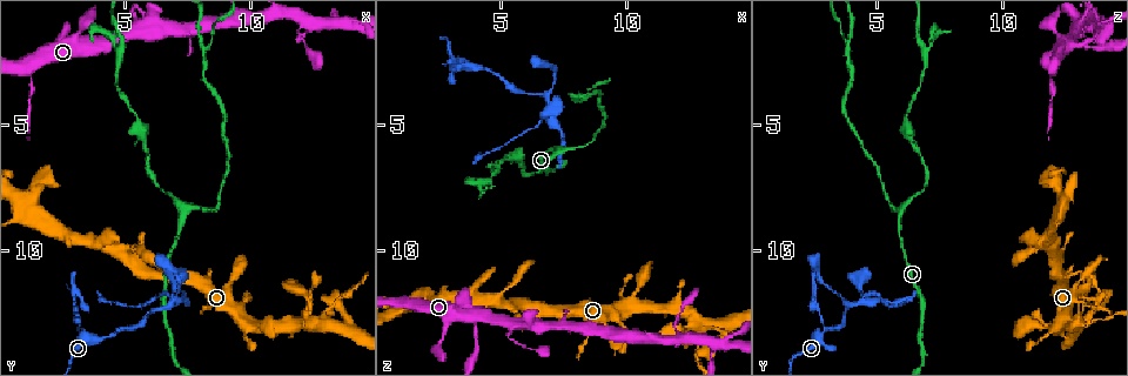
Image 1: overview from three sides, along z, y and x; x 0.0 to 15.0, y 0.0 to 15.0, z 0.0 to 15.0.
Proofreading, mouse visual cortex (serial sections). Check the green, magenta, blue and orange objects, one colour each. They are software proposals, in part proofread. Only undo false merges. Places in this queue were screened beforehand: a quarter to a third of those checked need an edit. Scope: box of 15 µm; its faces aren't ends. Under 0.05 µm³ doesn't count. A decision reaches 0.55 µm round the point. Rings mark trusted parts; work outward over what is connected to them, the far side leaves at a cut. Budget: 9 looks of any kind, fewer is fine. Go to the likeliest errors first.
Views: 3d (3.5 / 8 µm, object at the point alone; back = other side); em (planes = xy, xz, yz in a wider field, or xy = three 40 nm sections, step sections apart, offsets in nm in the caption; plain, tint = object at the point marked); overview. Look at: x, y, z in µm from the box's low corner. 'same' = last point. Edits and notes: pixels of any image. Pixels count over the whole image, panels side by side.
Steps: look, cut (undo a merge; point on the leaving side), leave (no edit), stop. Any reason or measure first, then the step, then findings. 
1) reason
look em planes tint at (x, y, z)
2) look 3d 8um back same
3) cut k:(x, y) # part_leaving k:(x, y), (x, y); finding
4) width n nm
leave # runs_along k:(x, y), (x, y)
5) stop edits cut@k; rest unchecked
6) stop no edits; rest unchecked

small branch off a trunk
look 3d 3.5um at (6.8, 11.8, 4.3)

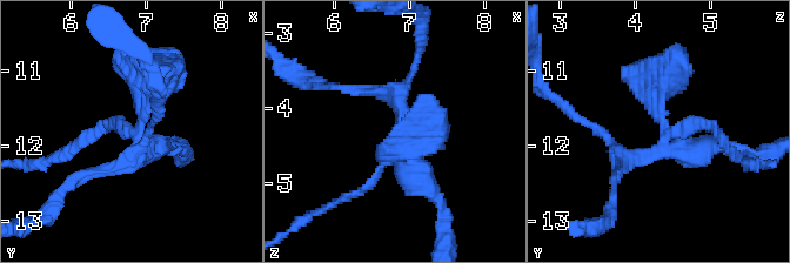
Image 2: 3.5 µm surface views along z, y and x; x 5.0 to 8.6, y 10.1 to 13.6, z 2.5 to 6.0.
look em xy step 2 tint at (6.90, 11.85, 4.40)

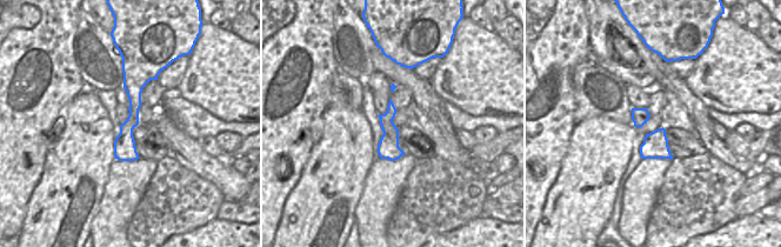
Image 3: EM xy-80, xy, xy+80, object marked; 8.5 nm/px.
width 180 nm
cut 2:(648, 101) # part_leaving 2:(664, 137), (658, 87), (673, 51); a second cell is stuck on

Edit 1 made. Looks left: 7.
look overview

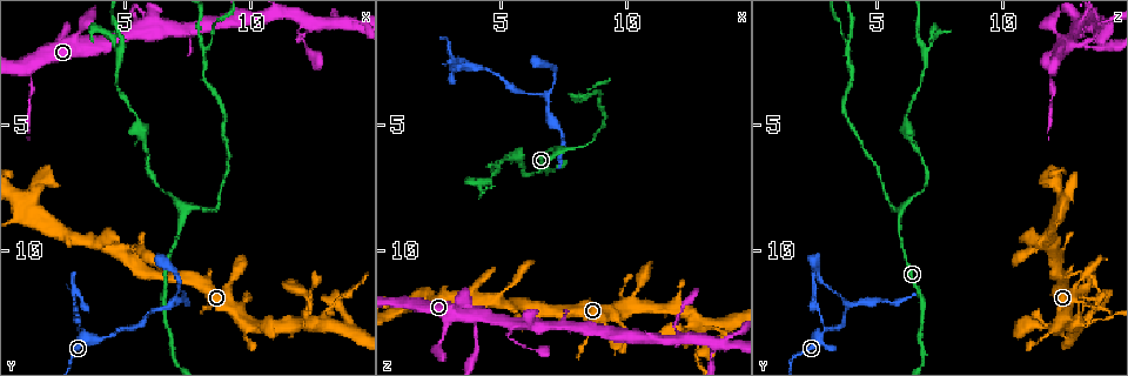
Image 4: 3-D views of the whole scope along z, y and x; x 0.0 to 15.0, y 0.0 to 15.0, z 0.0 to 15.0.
thin neck
look 3d 8um at (3.0, 12.3, 2.7)

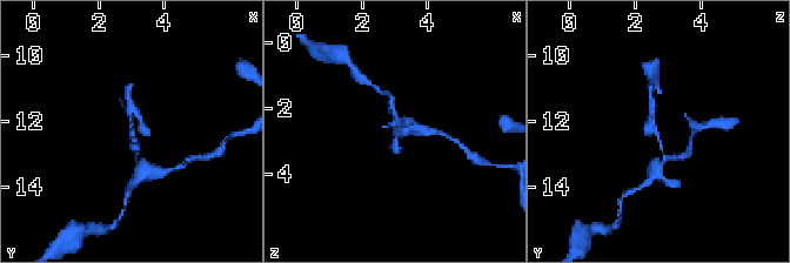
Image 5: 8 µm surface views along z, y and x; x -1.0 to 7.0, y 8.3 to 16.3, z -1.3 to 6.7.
closer look
look 3d 3.5um at (3.1, 12.3, 2.7)

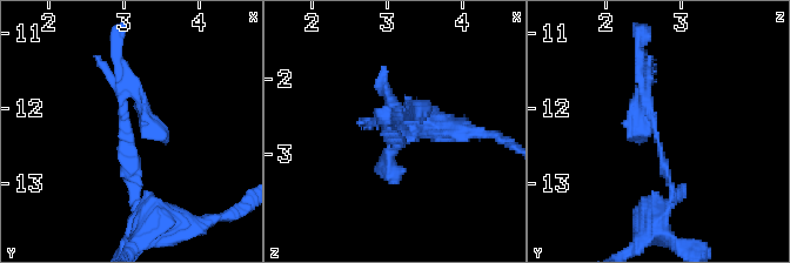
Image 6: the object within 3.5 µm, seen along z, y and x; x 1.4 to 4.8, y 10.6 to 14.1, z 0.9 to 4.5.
cut 6:(631, 129) # part_leaving 6:(131, 96), (141, 100), (163, 142); a second cell is stuck on

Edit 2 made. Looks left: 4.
redraw
look overview

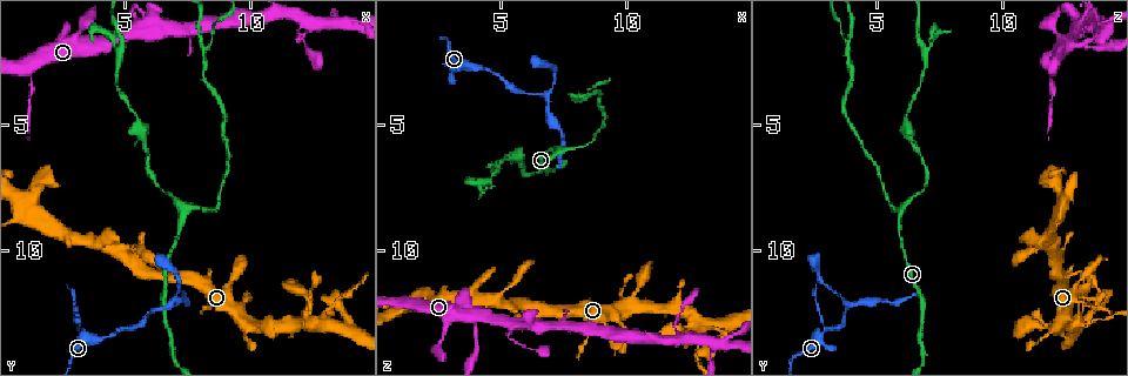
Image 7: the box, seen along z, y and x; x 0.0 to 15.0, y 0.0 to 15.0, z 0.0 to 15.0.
thin arm on a thick one
look 3d 8um back at (12.8, 12.9, 12.7)

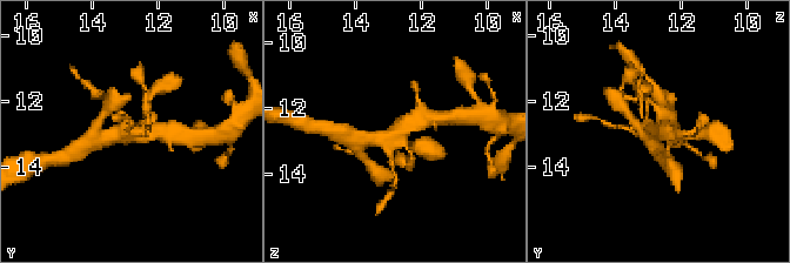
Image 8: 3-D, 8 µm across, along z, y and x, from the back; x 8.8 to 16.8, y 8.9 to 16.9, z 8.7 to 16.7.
look 3d 3.5um at (12.8, 12.9, 12.8)

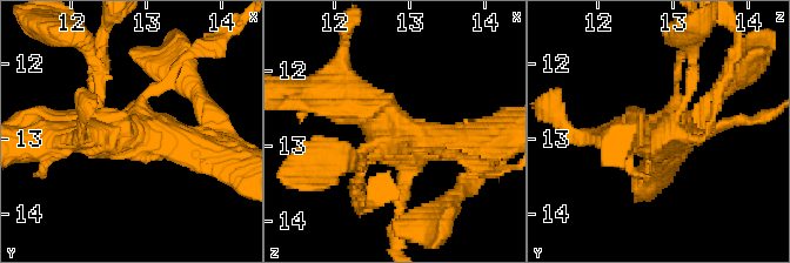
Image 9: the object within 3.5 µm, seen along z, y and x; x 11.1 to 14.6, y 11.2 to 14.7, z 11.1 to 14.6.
leave # runs_along 9:(329, 96), (415, 141), (474, 141); one cell here

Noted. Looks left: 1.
stop edits cut@2, cut@6; rest unchecked

